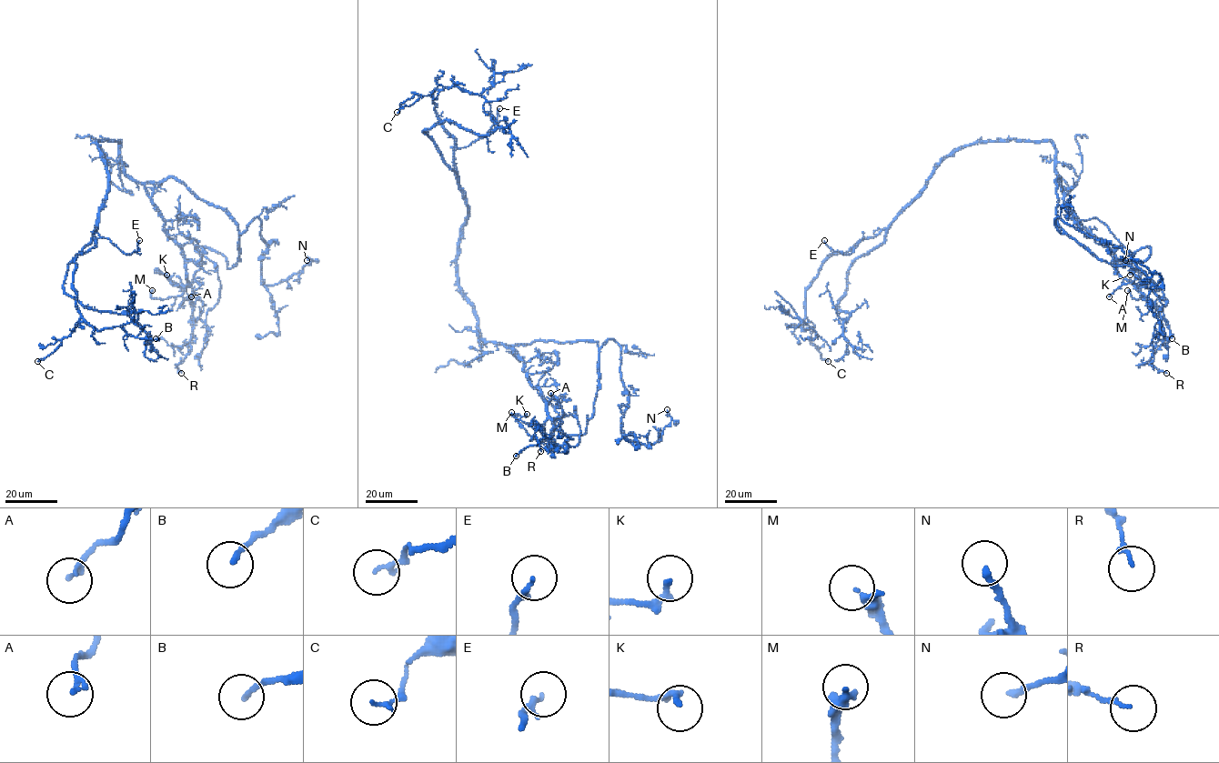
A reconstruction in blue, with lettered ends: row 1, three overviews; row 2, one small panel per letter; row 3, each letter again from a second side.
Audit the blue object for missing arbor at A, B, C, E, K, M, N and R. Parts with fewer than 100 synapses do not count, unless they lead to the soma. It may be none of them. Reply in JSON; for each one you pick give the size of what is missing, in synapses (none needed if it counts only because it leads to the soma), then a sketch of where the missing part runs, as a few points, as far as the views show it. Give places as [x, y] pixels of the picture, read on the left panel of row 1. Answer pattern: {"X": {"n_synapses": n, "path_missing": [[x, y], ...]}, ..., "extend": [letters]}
{"extend": []}

